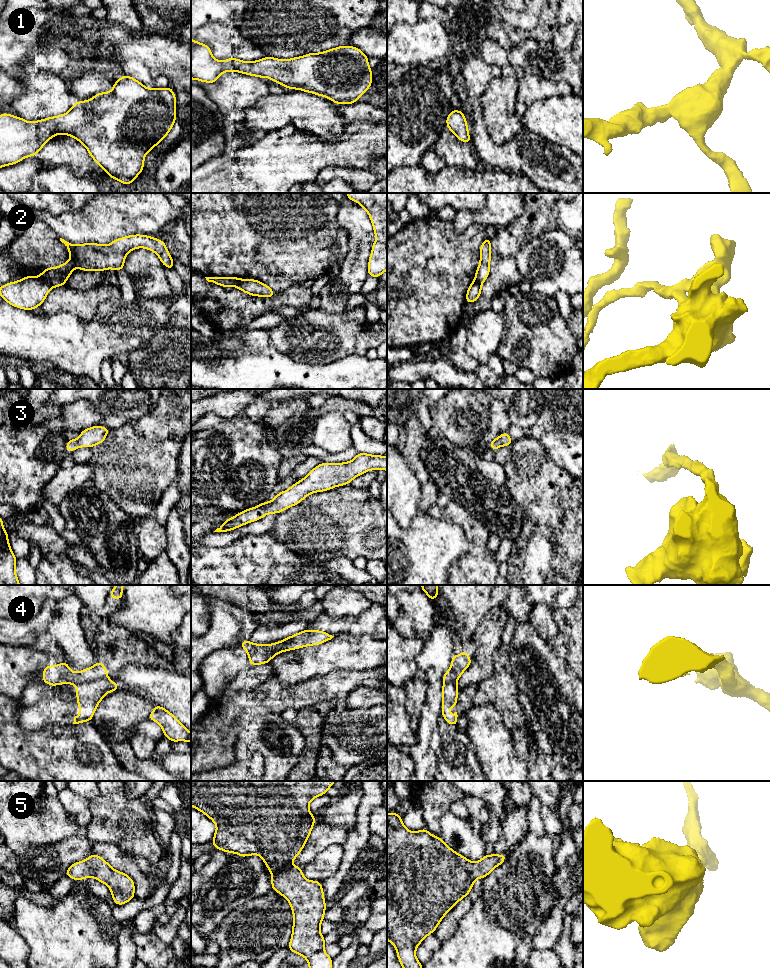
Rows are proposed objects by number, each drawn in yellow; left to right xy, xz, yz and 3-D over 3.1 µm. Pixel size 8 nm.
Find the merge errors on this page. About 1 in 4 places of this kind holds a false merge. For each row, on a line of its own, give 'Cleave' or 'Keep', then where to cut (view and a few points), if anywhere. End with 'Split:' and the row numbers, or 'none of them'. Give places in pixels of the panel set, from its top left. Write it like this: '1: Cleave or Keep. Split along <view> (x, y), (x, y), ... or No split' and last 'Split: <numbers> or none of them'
1: Keep. No split
2: Cleave. Split along xy (39, 277), (52, 286)
3: Keep. No split
4: Cleave. Split along xy (108, 677), (80, 681), (75, 684)
5: Keep. No split
Split: 2, 4

